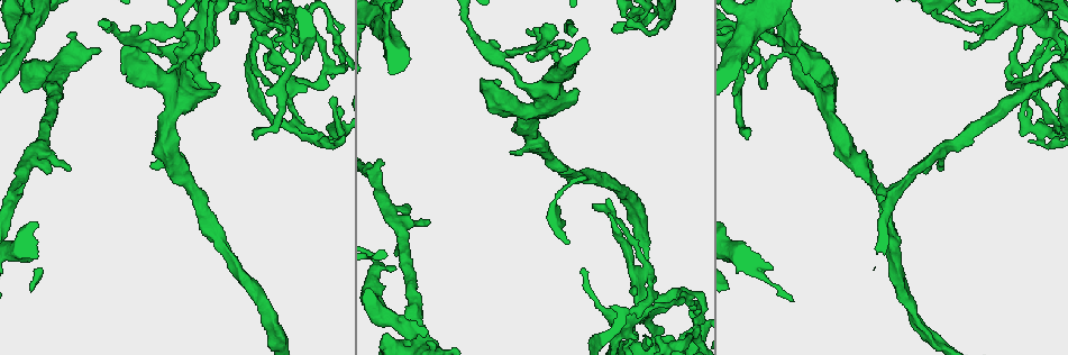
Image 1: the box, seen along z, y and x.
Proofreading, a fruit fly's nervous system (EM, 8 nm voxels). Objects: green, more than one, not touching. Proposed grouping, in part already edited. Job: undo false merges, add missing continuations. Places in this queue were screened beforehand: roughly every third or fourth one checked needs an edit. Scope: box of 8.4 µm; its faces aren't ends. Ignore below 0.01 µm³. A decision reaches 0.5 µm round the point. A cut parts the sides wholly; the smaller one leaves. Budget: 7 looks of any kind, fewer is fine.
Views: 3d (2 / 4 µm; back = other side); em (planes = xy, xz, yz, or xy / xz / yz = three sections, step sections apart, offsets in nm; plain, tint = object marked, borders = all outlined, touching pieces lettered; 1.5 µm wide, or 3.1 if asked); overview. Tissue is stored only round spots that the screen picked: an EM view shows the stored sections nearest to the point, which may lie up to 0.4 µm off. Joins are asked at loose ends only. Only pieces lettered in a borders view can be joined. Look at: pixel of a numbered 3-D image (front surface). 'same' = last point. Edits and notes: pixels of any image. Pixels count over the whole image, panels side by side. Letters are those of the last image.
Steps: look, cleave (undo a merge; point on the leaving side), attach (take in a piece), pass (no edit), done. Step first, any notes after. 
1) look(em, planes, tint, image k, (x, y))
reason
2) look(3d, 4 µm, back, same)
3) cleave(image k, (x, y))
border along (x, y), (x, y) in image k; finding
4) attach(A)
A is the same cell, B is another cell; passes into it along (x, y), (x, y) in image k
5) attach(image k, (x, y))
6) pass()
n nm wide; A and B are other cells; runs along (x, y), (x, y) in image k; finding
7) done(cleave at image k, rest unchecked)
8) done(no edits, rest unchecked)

look(em, xy, step 8, tint, image 1, (191, 41))
three arms meet

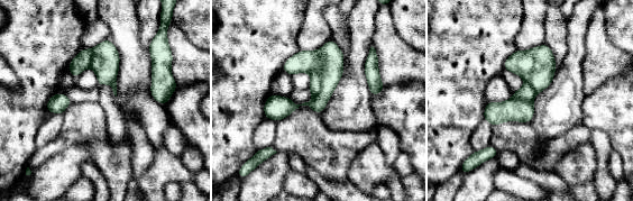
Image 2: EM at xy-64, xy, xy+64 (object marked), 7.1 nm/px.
look(em, planes, borders, same)
cut it another way

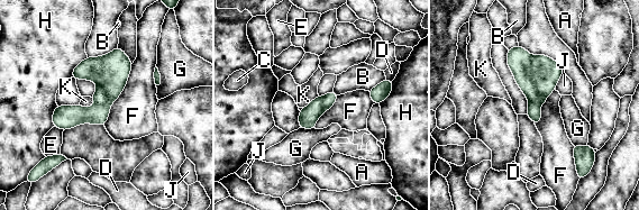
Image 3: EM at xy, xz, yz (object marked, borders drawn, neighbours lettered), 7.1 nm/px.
cleave(image 3, (546, 72))
A, B, C, D, E, F, G, H, J and K are other cells; border along (530, 56), (533, 88), (546, 97) in image 3; two cells meet here

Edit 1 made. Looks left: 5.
look(overview)
redraw

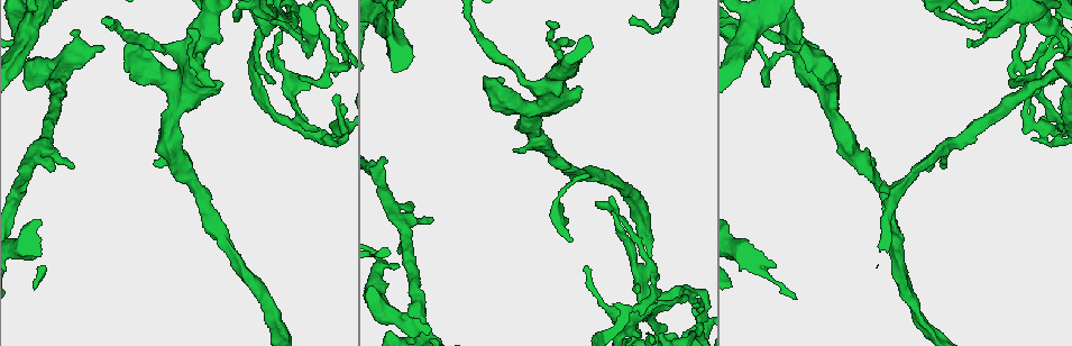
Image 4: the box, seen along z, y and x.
look(em, yz, step 8, tint, image 4, (695, 296))

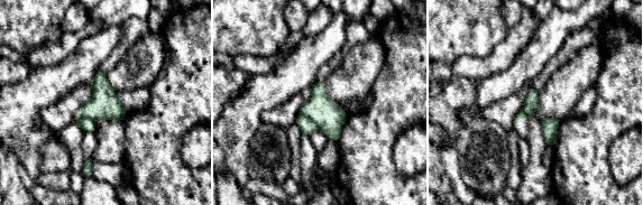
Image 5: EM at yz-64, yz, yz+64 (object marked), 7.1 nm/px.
look(em, yz, step 8, borders, same)
see the neighbours

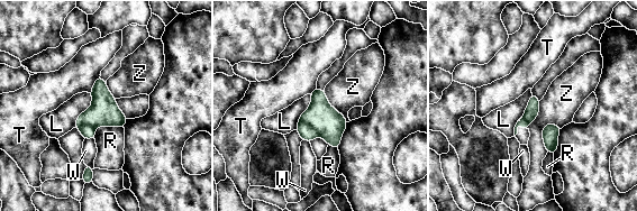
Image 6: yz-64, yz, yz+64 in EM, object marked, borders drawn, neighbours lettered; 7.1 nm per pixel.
cleave(image 6, (307, 132))
L, R, T, W and Z are other cells; border along (299, 121), (307, 122), (318, 135) in image 6; two cells meet here

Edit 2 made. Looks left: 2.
done(cleave at image 3, cleave at image 6, rest unchecked)

